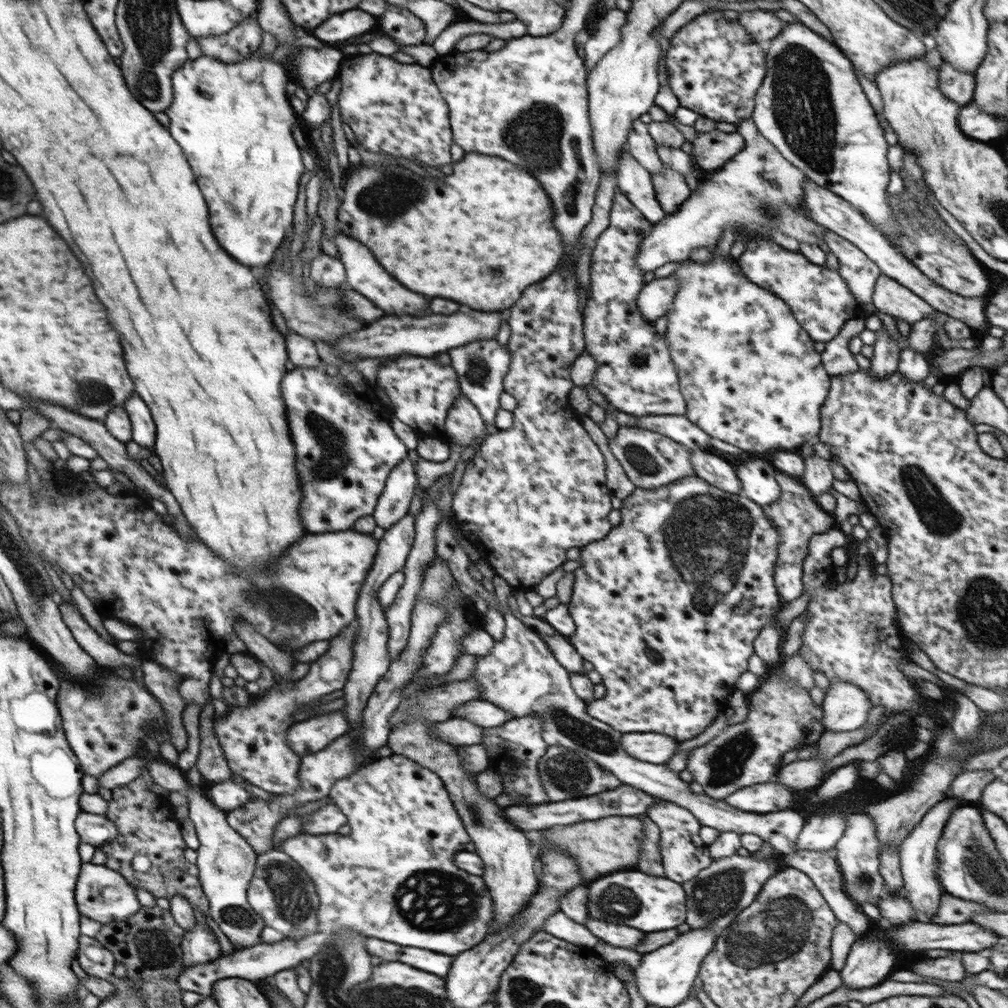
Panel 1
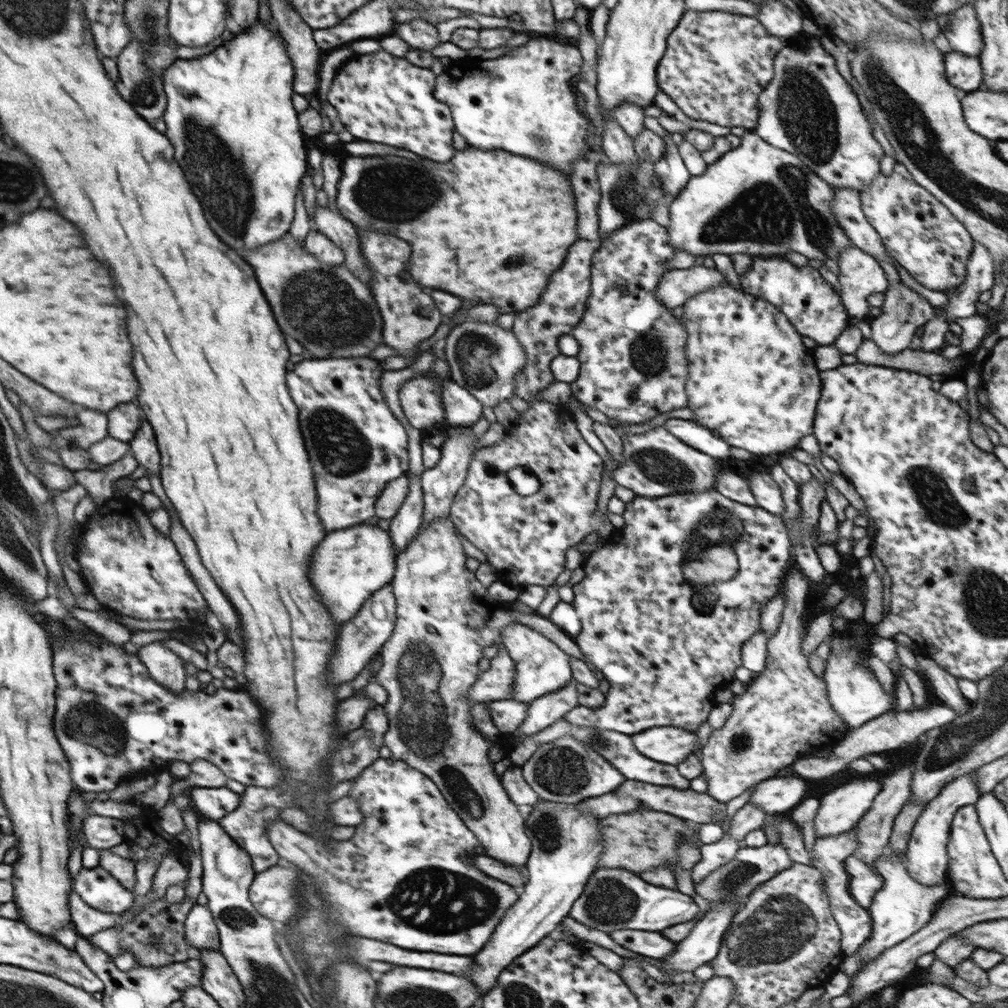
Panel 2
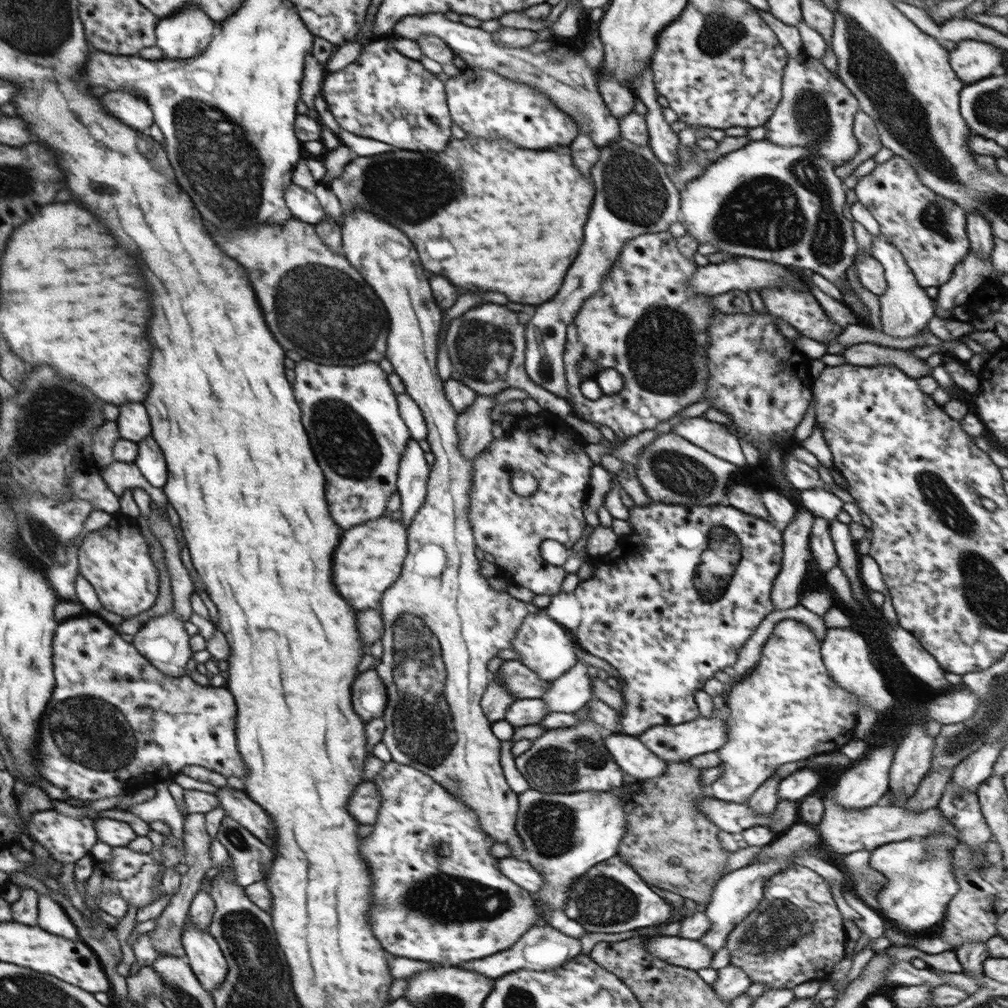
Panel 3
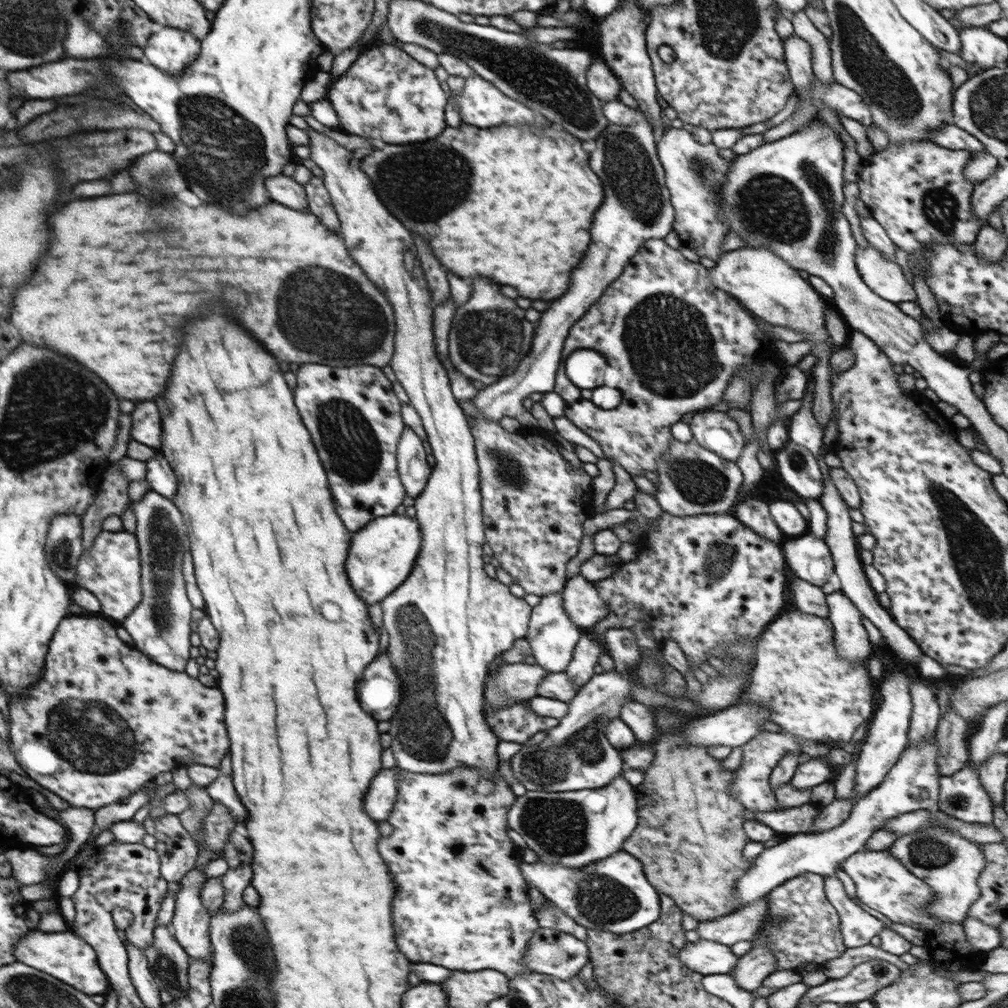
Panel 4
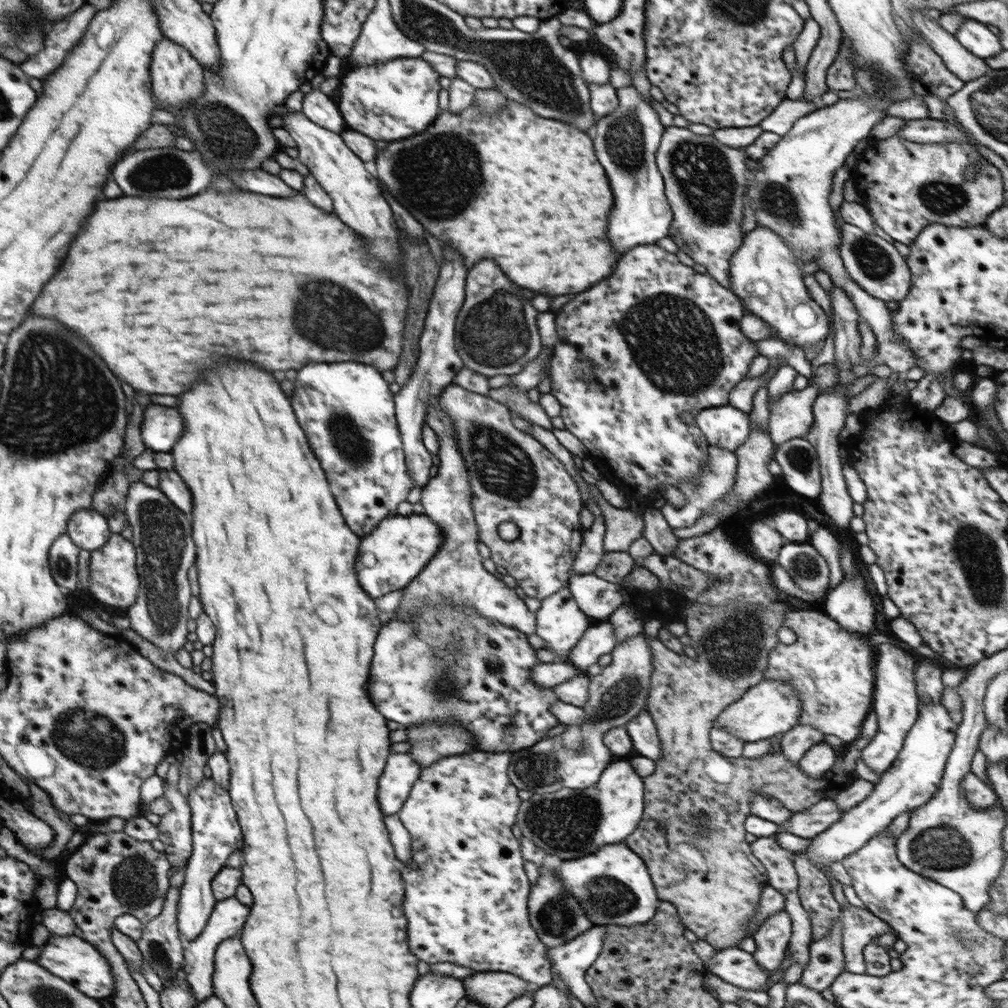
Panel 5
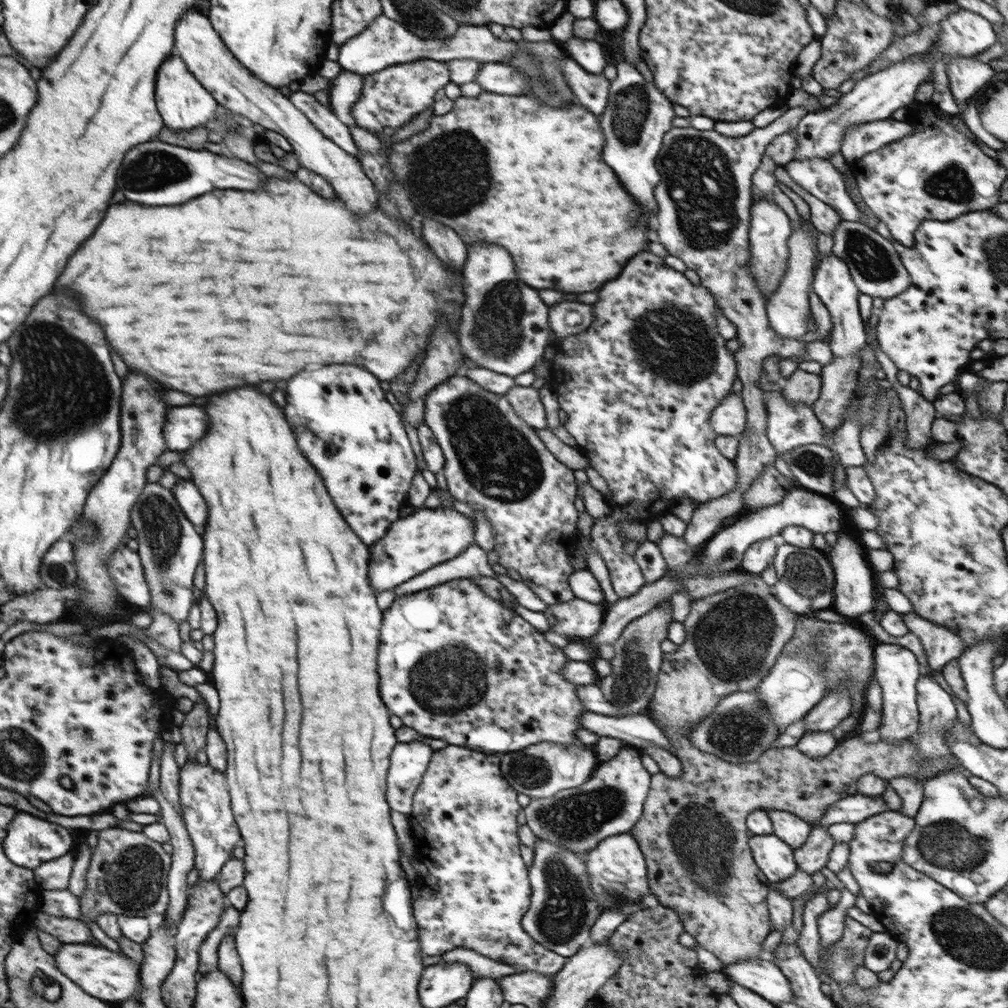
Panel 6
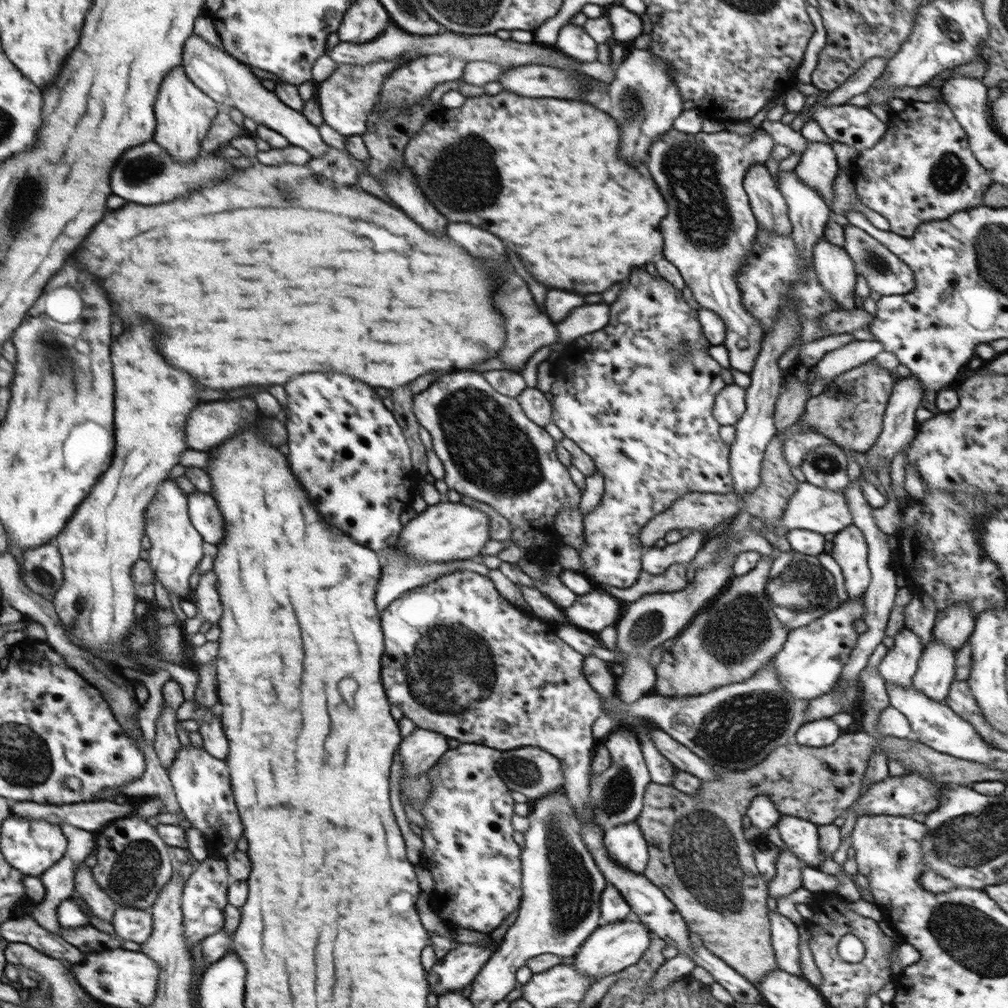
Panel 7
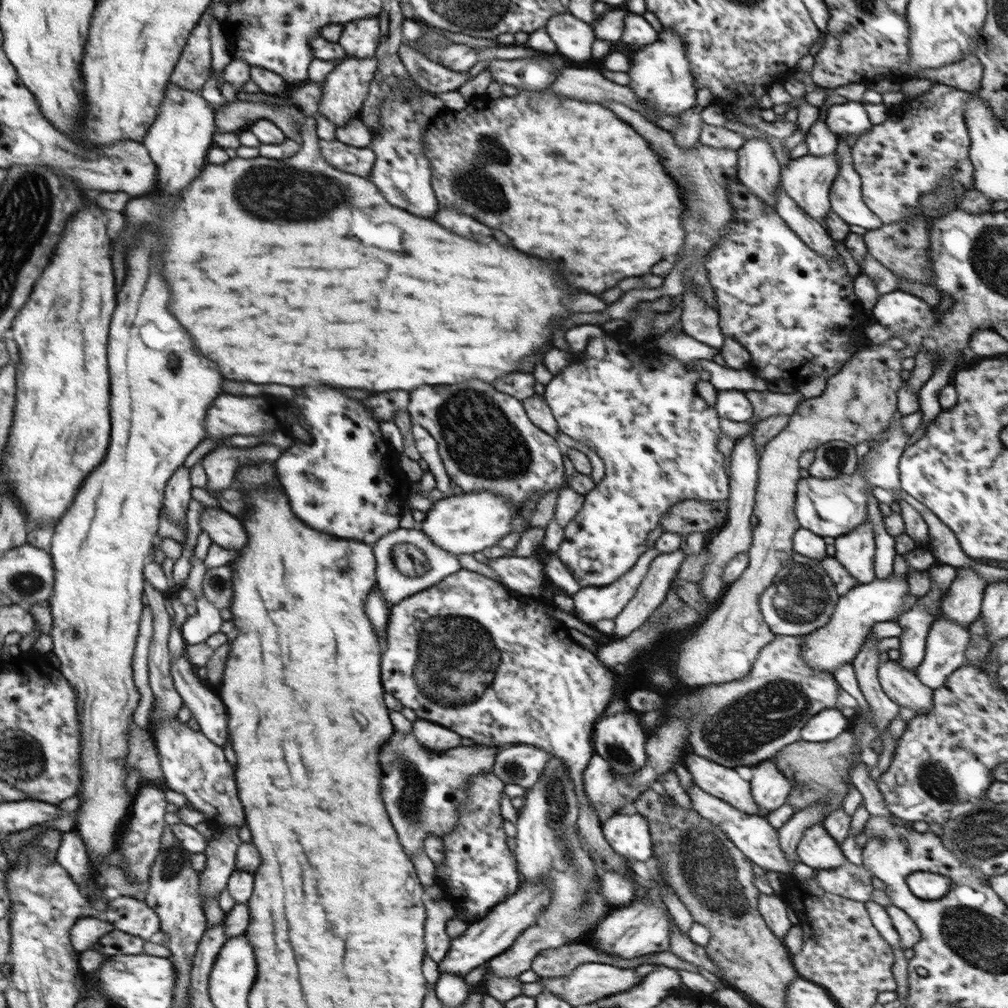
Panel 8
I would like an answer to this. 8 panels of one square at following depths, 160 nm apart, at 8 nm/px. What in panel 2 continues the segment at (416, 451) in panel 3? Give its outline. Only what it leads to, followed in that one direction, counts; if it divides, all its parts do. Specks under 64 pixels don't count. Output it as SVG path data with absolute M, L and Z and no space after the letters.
M409 471L406 476L410 488L408 496L402 503L401 509L391 518L387 531L396 556L415 539L423 524L424 501L420 476L413 476Z

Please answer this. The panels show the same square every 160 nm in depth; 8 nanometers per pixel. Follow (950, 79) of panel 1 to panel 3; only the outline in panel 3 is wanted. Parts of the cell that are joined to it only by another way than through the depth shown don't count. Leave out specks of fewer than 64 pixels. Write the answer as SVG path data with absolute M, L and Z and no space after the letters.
M961 40L949 51L948 62L966 85L1001 71L1003 56L994 44L981 40Z

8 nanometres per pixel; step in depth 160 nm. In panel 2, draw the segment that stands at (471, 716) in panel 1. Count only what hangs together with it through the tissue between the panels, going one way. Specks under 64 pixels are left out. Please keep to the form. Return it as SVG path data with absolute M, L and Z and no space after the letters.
M511 699L486 703L493 724L502 735L516 732L520 728L520 724L524 722L528 714L528 706L530 705L527 703L520 703Z

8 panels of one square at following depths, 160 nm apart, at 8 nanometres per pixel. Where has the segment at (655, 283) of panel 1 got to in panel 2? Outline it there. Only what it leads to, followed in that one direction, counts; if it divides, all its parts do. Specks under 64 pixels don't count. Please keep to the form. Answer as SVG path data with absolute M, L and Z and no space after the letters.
M694 265L686 270L671 270L666 276L662 276L655 295L666 308L673 309L691 296L726 283L726 277L716 268Z

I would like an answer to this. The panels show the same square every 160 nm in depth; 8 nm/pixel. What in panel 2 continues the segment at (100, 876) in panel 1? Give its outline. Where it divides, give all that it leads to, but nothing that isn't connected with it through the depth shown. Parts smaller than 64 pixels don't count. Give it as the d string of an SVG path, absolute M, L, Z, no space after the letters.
M100 866L93 869L82 867L74 876L73 891L92 908L102 912L112 912L112 914L123 914L132 907L135 900L132 891L124 888L116 878Z

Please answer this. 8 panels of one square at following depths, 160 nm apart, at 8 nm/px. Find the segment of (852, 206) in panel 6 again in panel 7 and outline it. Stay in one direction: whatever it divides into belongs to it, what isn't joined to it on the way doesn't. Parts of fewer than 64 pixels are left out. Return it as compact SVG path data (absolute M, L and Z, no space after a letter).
M809 142L793 171L800 182L813 188L824 199L824 203L832 208L835 201L833 182L839 173L832 144Z

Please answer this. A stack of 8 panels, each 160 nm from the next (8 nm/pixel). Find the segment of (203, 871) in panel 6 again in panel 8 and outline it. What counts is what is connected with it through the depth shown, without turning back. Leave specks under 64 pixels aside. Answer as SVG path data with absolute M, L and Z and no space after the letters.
M162 719L158 725L150 727L156 750L160 756L160 766L165 783L170 790L182 793L187 805L200 810L206 816L206 823L215 830L224 827L238 827L245 821L245 812L237 795L235 770L228 764L222 747L214 744L202 732L195 732L188 724L172 719Z

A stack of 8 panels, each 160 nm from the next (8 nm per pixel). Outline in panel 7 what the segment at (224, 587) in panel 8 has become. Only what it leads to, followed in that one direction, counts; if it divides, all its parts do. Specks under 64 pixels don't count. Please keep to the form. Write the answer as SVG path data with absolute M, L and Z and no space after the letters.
M213 571L201 575L197 588L194 590L197 605L206 622L218 624L223 610L220 595L216 590L217 576Z

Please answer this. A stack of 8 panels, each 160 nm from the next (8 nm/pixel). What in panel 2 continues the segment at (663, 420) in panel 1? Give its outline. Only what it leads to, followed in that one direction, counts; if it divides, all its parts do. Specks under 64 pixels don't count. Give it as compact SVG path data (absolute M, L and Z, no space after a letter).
M669 418L663 427L684 444L708 456L713 456L723 462L726 458L730 458L731 446L717 433L693 420Z

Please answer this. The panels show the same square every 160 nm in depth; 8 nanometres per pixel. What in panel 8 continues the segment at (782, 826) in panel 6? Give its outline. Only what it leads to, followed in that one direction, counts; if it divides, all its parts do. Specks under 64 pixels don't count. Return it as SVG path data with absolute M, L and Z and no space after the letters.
M819 824L804 830L797 844L799 862L815 870L839 867L846 862L839 845Z

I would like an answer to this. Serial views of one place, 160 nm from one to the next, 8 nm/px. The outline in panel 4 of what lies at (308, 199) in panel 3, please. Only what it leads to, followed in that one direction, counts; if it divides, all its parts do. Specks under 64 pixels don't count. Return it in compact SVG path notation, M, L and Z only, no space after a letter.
M282 174L271 176L266 180L266 190L268 196L279 204L284 204L294 210L306 211L308 206L308 195L303 184L294 181L293 177L287 177Z

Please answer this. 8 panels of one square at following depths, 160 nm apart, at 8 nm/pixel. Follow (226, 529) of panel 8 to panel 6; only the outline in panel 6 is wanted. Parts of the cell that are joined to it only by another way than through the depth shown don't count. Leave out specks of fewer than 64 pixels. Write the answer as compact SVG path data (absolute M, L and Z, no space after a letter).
M179 479L171 491L186 518L202 530L208 518L208 507L198 488L189 480Z

